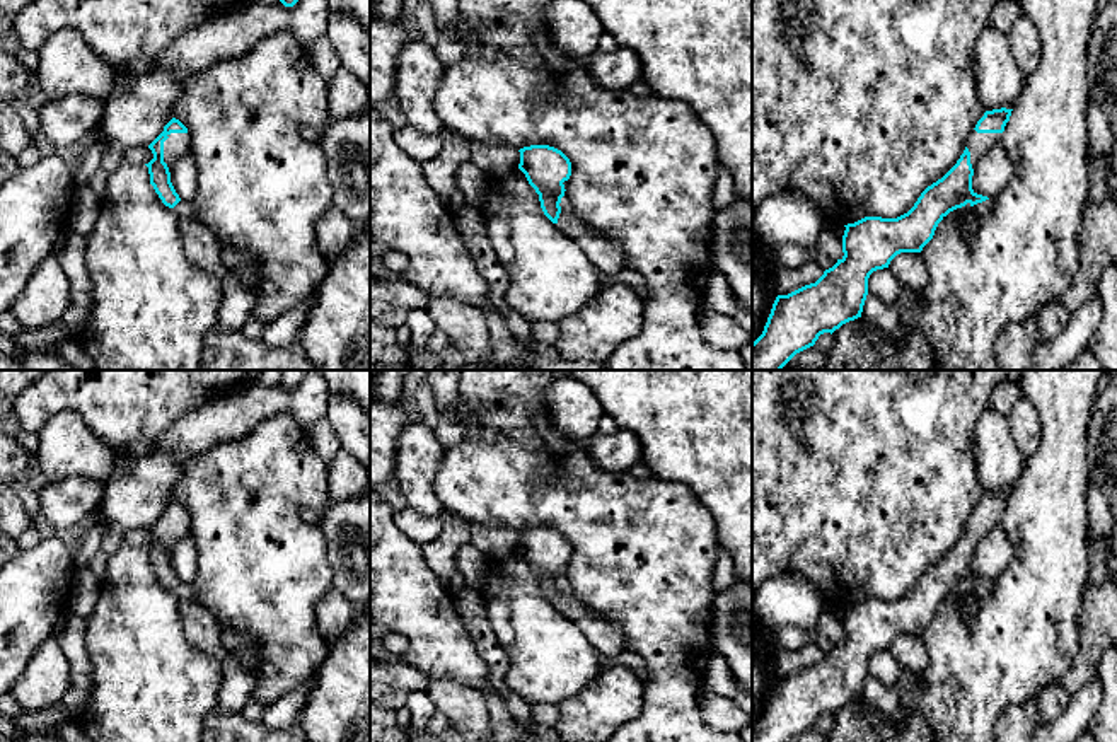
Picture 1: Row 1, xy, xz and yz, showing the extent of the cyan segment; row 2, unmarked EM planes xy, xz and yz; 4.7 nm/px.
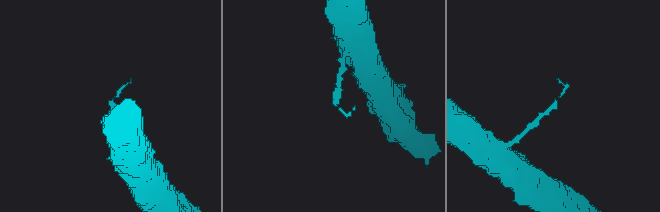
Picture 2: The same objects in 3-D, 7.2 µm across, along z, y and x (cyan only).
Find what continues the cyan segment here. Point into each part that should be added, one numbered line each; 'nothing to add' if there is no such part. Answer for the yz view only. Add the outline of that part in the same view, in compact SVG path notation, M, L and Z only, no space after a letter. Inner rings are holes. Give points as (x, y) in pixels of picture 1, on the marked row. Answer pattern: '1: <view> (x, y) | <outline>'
1: yz (978, 144) | M975 130L970 133L965 147L970 152L972 169L979 159L996 143L1001 143L1001 133L977 133Z
2: yz (981, 208) | M989 198L989 200L982 201L982 203L974 205L972 212L975 215L989 215L991 208L993 208L993 200Z

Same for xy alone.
1: xy (178, 144) | M171 133L167 136L164 142L164 162L171 164L189 150L191 136L189 133Z
2: xy (183, 208) | M179 201L174 208L172 208L181 218L188 218L188 220L196 220L198 222L198 210L194 206L194 203L191 201Z

